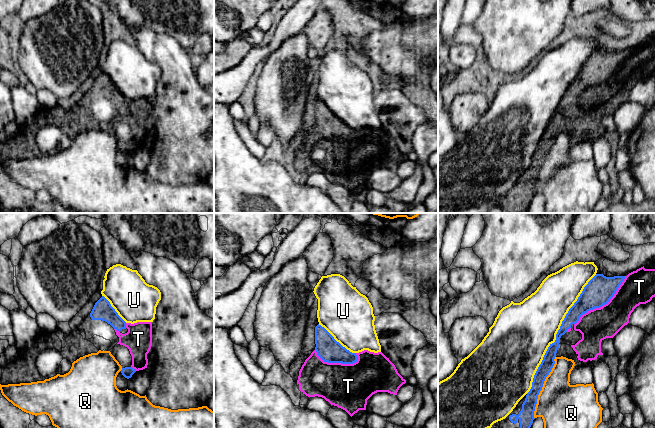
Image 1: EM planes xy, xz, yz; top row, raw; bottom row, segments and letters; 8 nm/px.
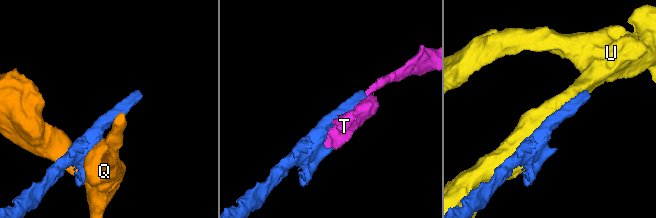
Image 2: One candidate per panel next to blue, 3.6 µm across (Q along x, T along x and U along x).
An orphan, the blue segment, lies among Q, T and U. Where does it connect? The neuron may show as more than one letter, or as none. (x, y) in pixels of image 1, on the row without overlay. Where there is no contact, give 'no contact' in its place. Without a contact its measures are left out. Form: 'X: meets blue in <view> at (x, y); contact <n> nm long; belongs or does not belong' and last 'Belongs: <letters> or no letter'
Q: meets blue in yz at (542, 162); contact 550 nm long; does not belong
T: meets blue in yz at (603, 80); contact 550 nm long; belongs
U: meets blue in yz at (556, 110); contact 1100 nm long; does not belong
Belongs: T

